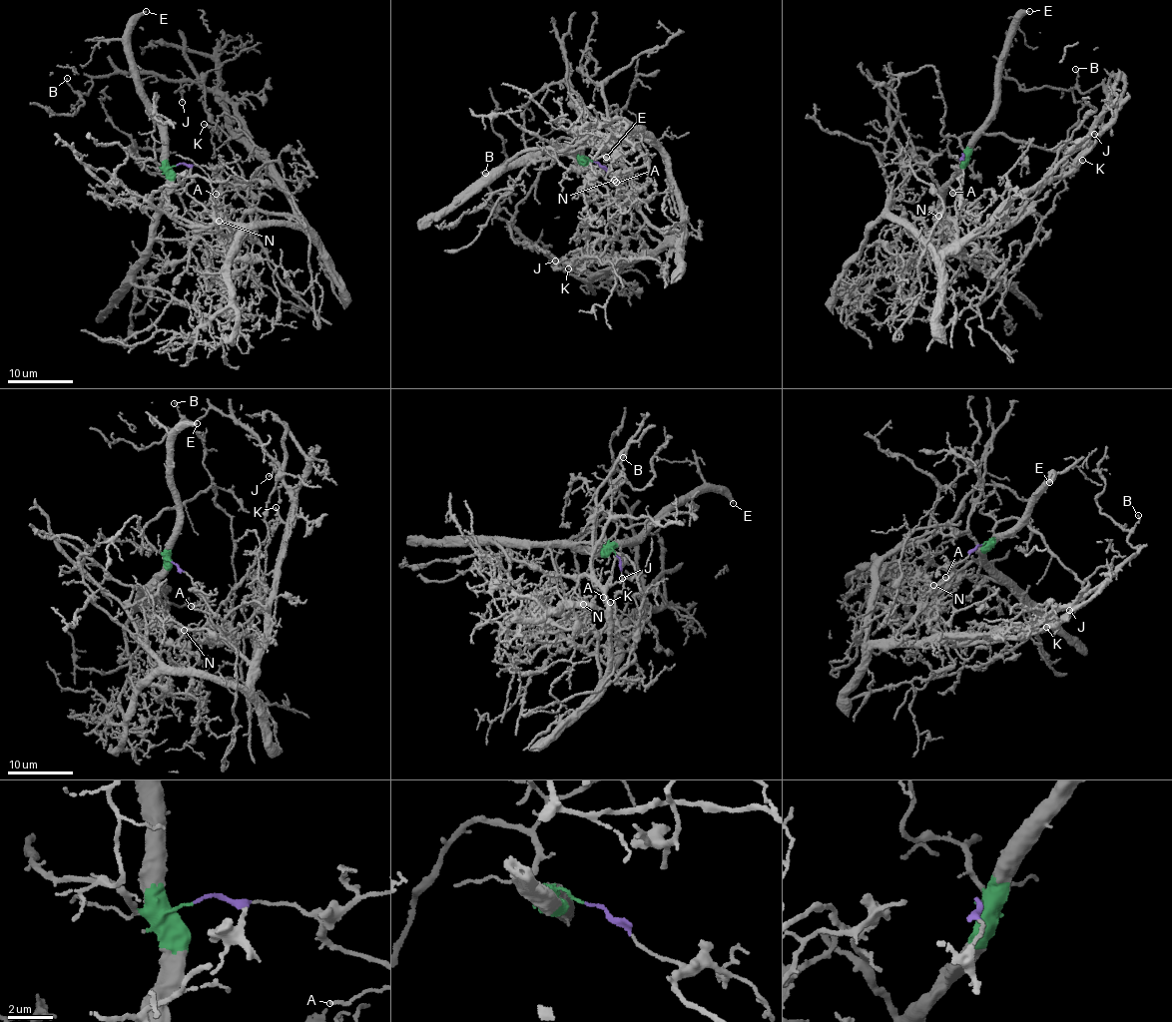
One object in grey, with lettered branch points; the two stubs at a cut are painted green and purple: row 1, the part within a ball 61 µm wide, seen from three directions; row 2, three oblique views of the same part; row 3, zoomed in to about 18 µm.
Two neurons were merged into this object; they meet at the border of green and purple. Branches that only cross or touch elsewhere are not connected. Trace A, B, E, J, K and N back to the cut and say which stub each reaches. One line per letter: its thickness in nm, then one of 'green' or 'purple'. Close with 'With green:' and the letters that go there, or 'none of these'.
A: 150 nm | purple
B: 110 nm | purple
E: 320 nm | green
J: 130 nm | purple
K: 190 nm | purple
N: 130 nm | purple
With green: E

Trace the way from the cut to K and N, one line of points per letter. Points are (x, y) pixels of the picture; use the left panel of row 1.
K: (177, 165), (208, 167), (251, 205), (273, 214), (293, 214), (263, 161), (227, 128), (203, 124)
N: (177, 165), (208, 167), (251, 205), (239, 232), (224, 214), (219, 221)

